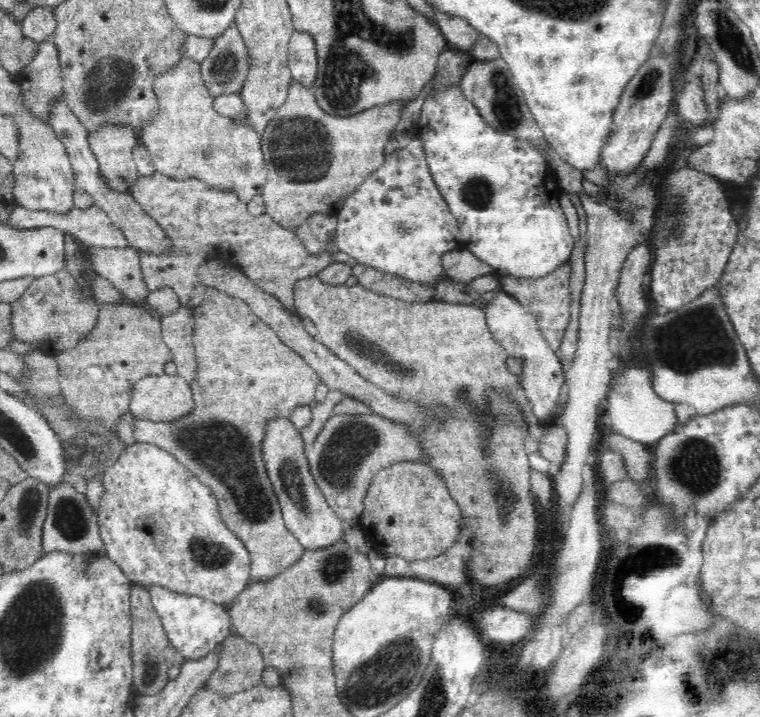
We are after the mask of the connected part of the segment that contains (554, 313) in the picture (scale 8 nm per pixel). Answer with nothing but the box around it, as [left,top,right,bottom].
[498,260,572,352]

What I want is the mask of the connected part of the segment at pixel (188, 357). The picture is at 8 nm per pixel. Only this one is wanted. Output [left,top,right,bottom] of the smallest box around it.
[161,304,197,384]

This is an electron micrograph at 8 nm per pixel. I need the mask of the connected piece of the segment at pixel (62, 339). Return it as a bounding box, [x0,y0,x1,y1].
[12,275,99,356]

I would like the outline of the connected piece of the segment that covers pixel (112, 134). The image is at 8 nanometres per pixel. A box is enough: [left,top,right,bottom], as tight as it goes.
[89,125,140,193]

